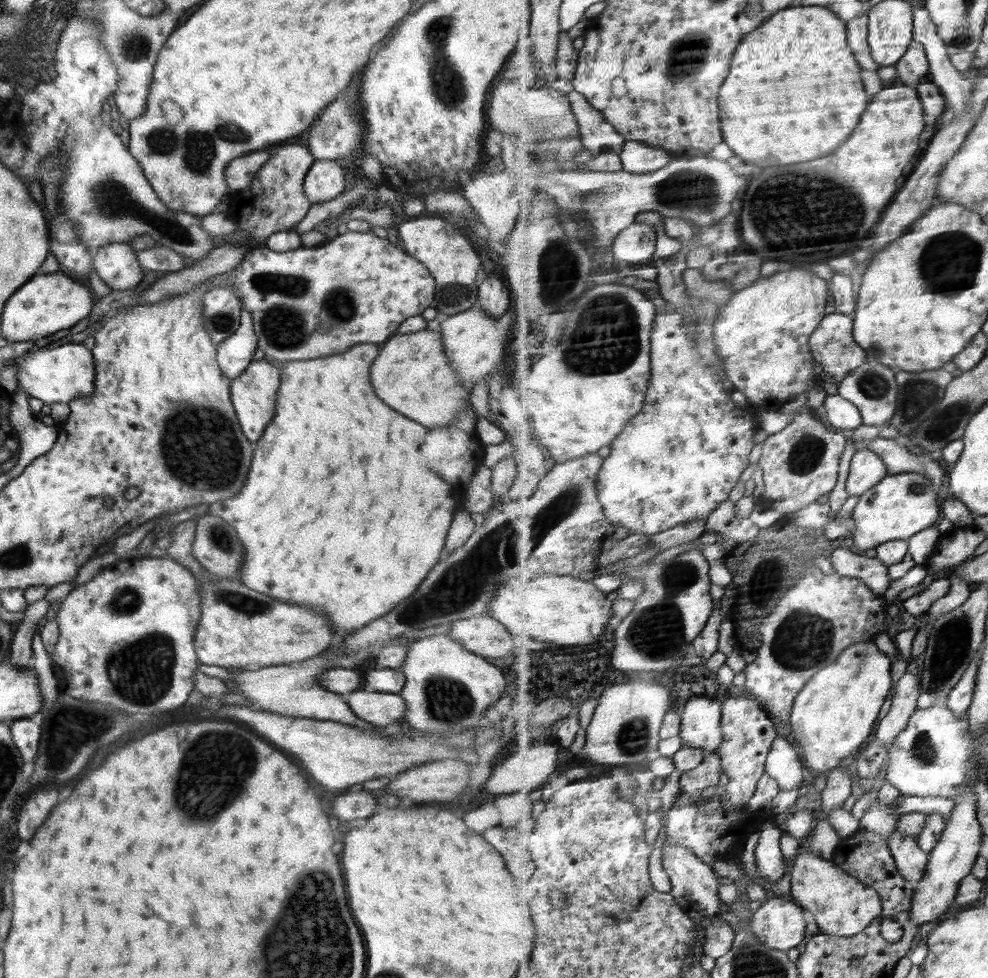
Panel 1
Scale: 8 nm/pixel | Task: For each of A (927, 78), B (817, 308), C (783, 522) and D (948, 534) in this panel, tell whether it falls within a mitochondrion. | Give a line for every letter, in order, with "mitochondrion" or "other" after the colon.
A: other
B: other
C: other
D: other

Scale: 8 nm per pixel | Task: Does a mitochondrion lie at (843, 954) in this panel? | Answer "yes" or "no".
no

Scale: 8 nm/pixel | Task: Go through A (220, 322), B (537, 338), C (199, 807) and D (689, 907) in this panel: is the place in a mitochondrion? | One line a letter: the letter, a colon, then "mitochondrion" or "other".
A: mitochondrion
B: other
C: mitochondrion
D: other

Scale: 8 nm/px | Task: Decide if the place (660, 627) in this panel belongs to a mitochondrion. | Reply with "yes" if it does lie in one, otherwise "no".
yes

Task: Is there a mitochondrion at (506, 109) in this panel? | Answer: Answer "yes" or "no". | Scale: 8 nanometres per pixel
no

